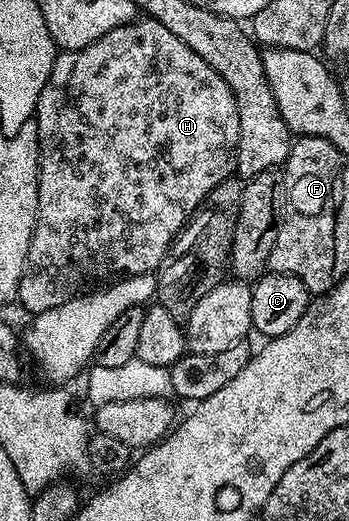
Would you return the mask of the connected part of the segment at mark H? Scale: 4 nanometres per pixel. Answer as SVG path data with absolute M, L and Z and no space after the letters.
M136 17L135 21L129 24L105 32L101 40L85 48L62 51L56 57L49 72L49 80L37 100L33 120L39 133L37 216L17 295L17 302L20 302L31 316L49 312L49 308L57 308L70 298L84 293L92 285L91 278L111 280L116 276L158 271L167 249L180 230L191 221L195 211L209 196L209 192L217 188L221 180L232 177L235 170L235 149L239 147L239 121L237 104L233 100L233 92L229 92L229 84L225 84L225 80L221 80L221 76L217 76L217 72L213 72L213 68L209 68L209 64L205 64L205 60L201 60L201 56L197 56L197 52L193 52L189 44L181 44L181 40L177 40L177 36L173 36L173 32L169 32L169 28L165 28L165 24L155 18Z

